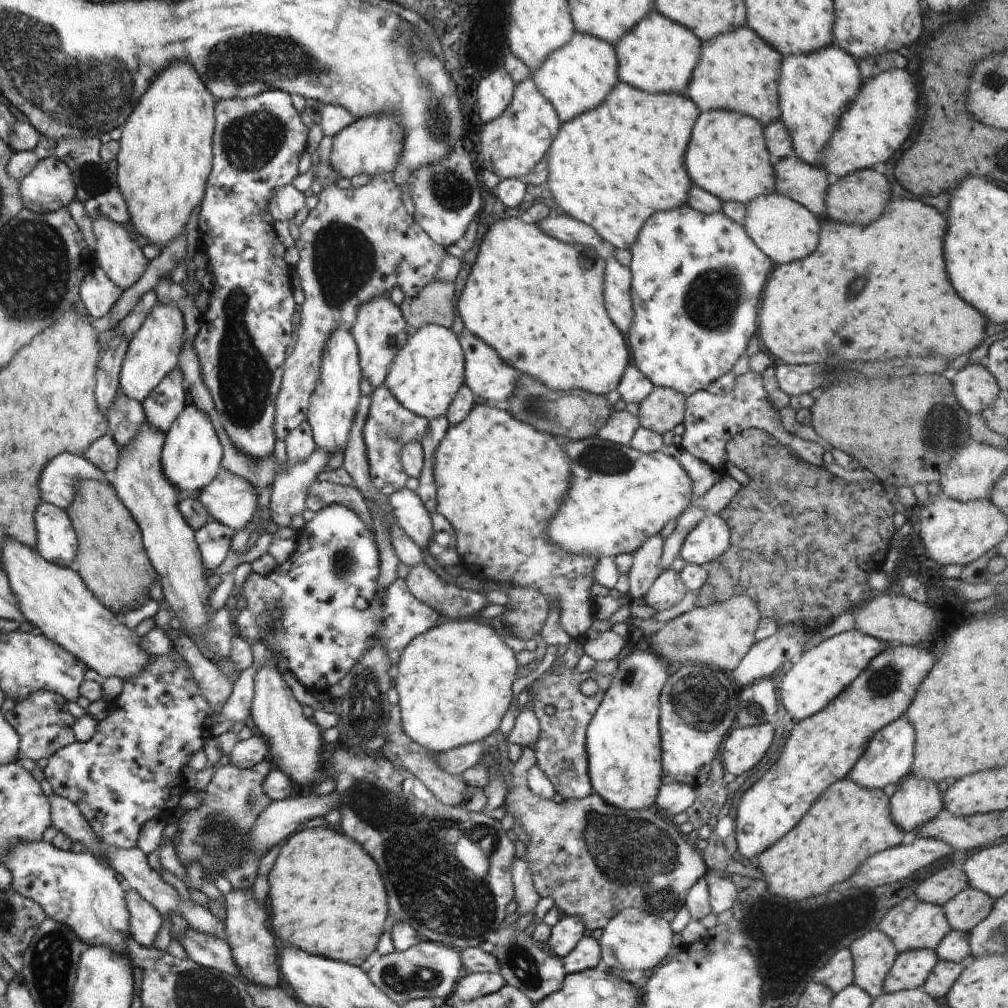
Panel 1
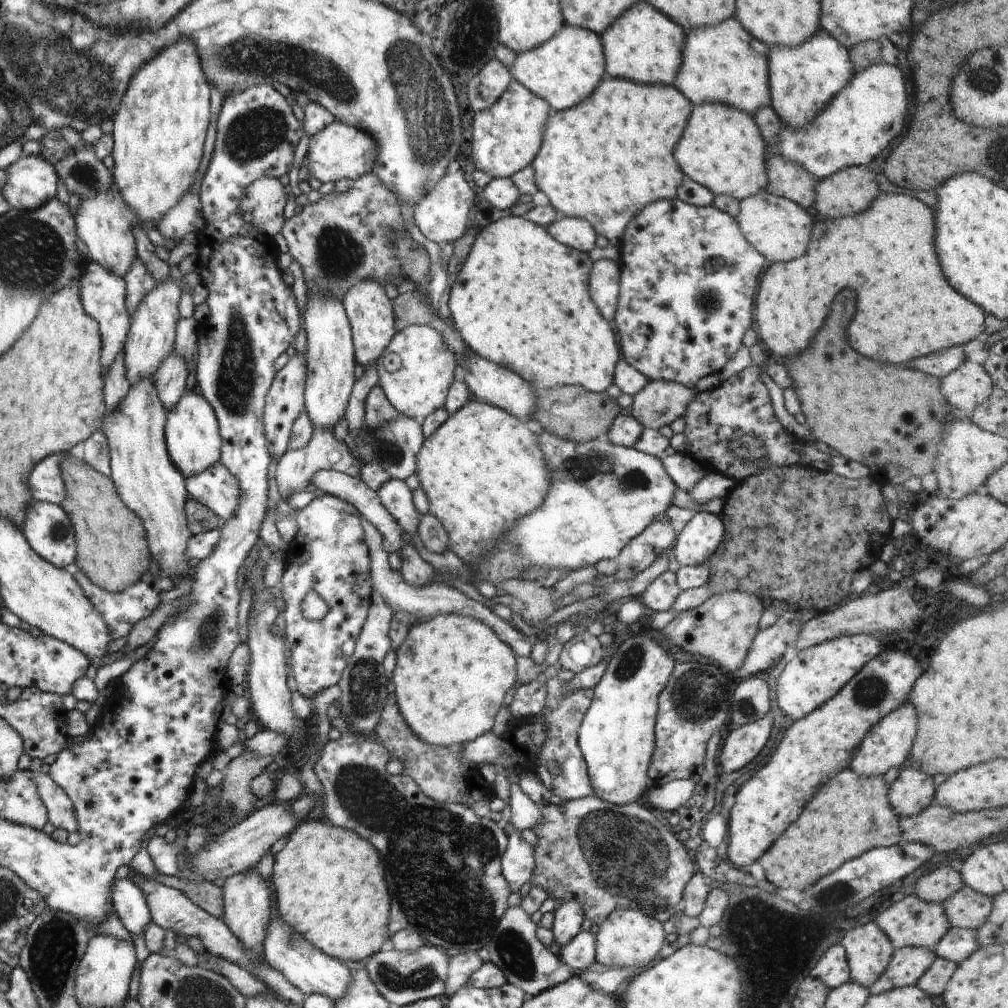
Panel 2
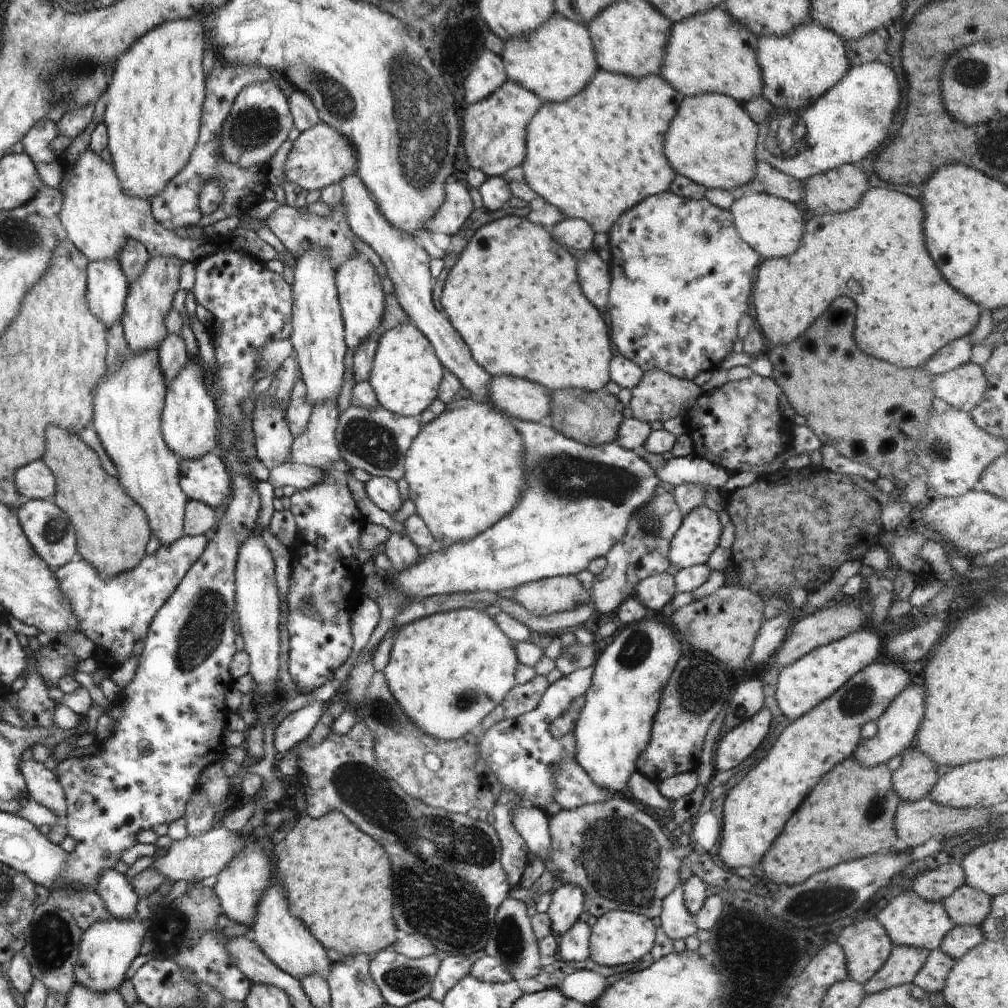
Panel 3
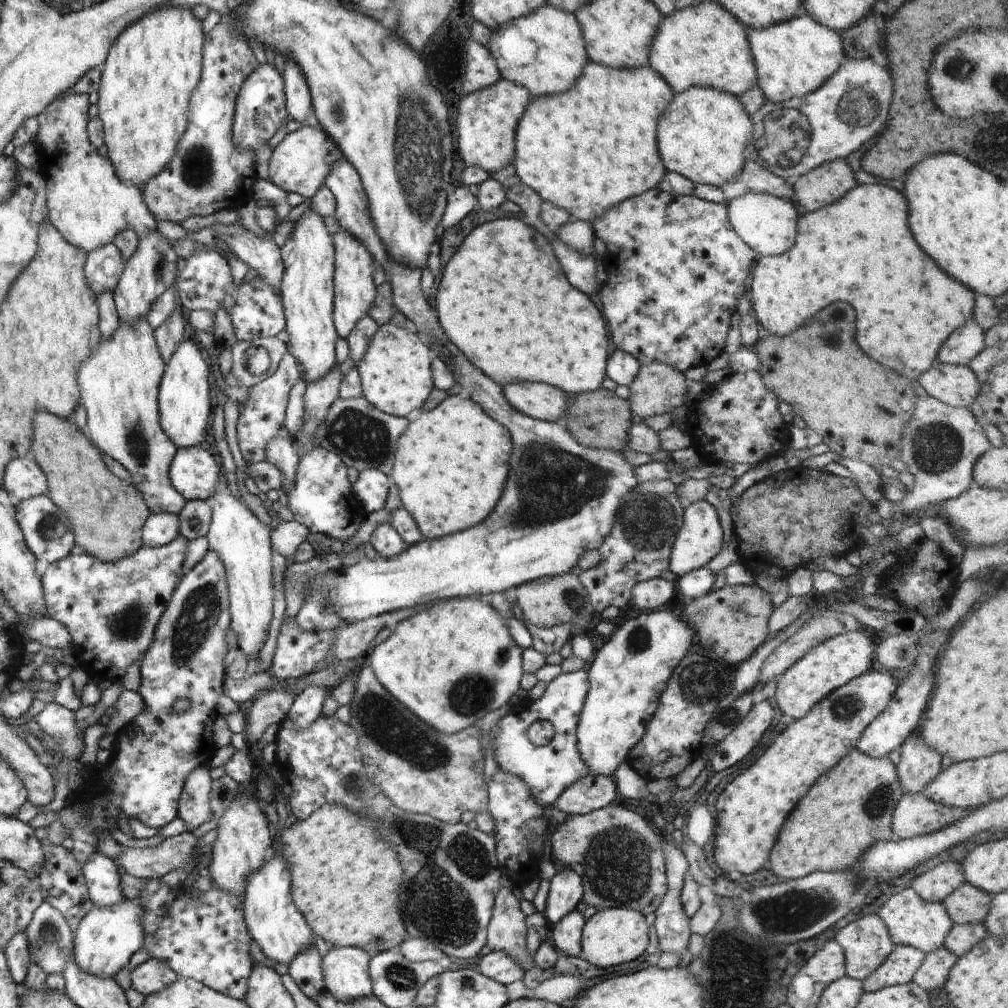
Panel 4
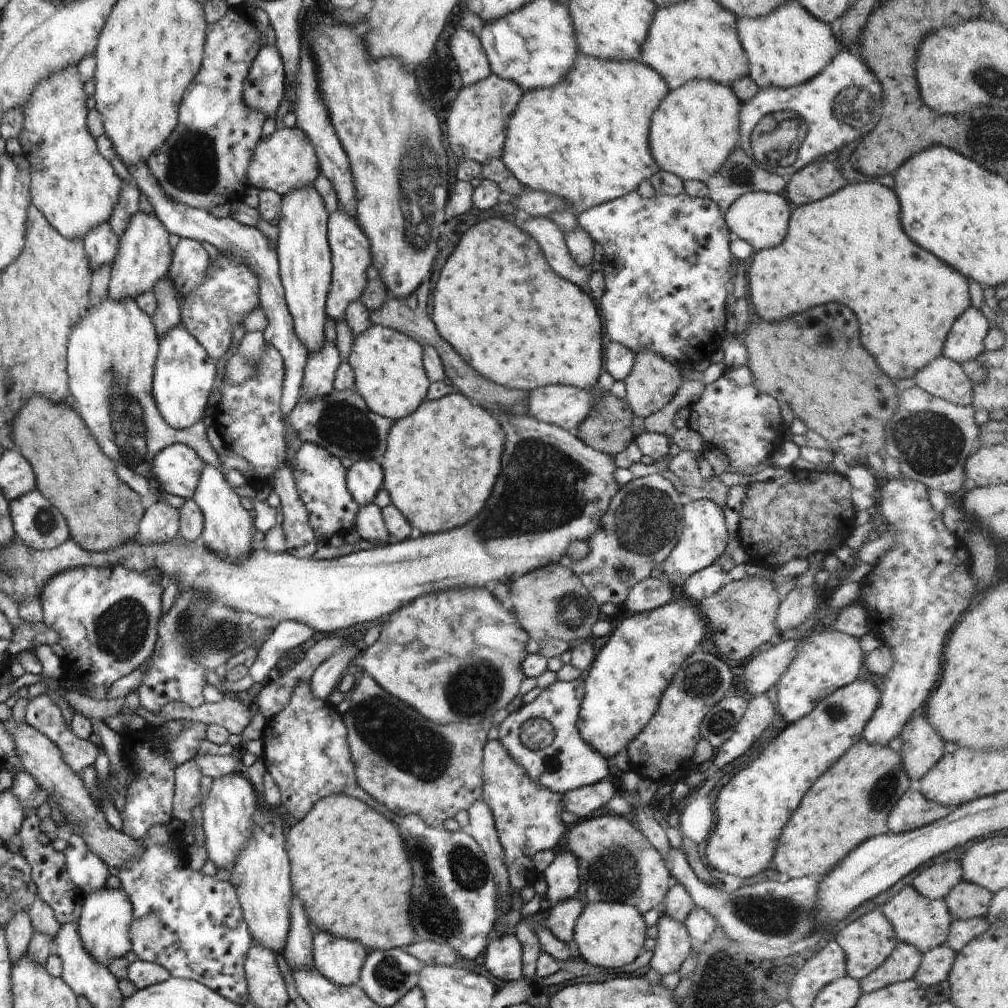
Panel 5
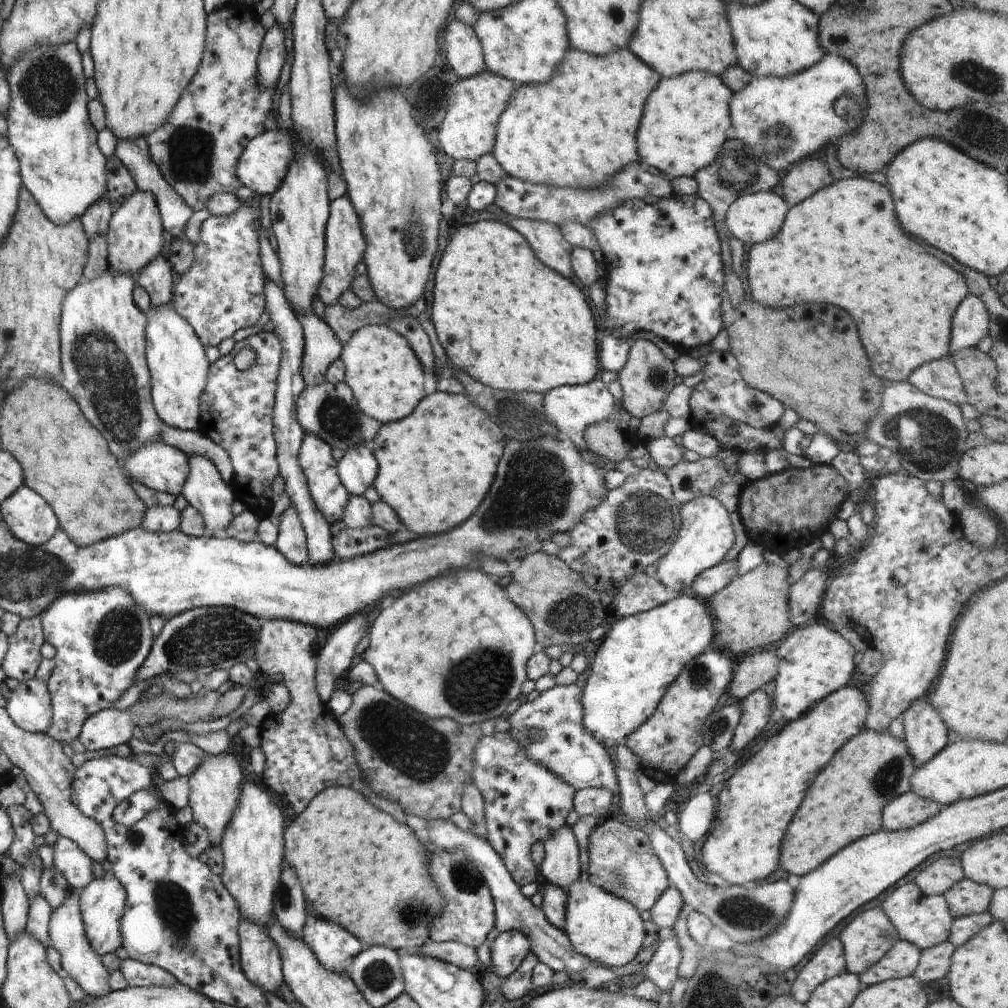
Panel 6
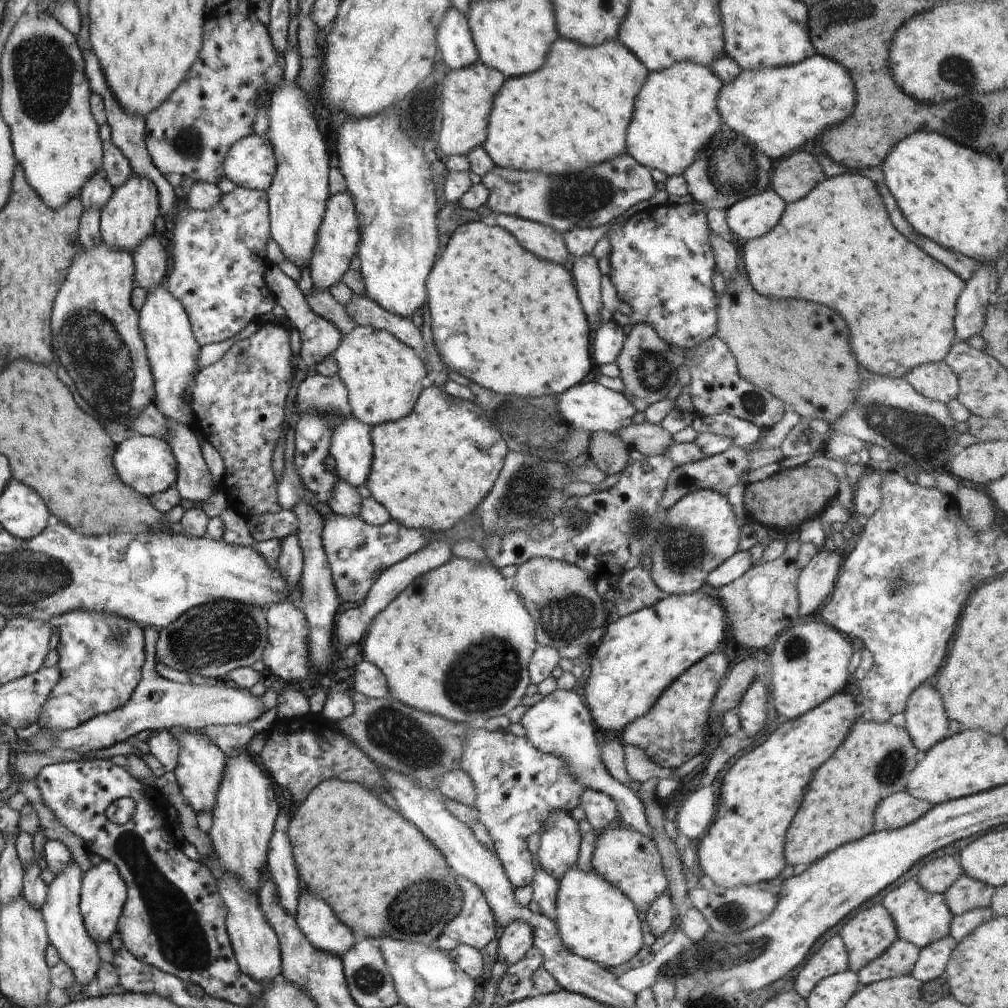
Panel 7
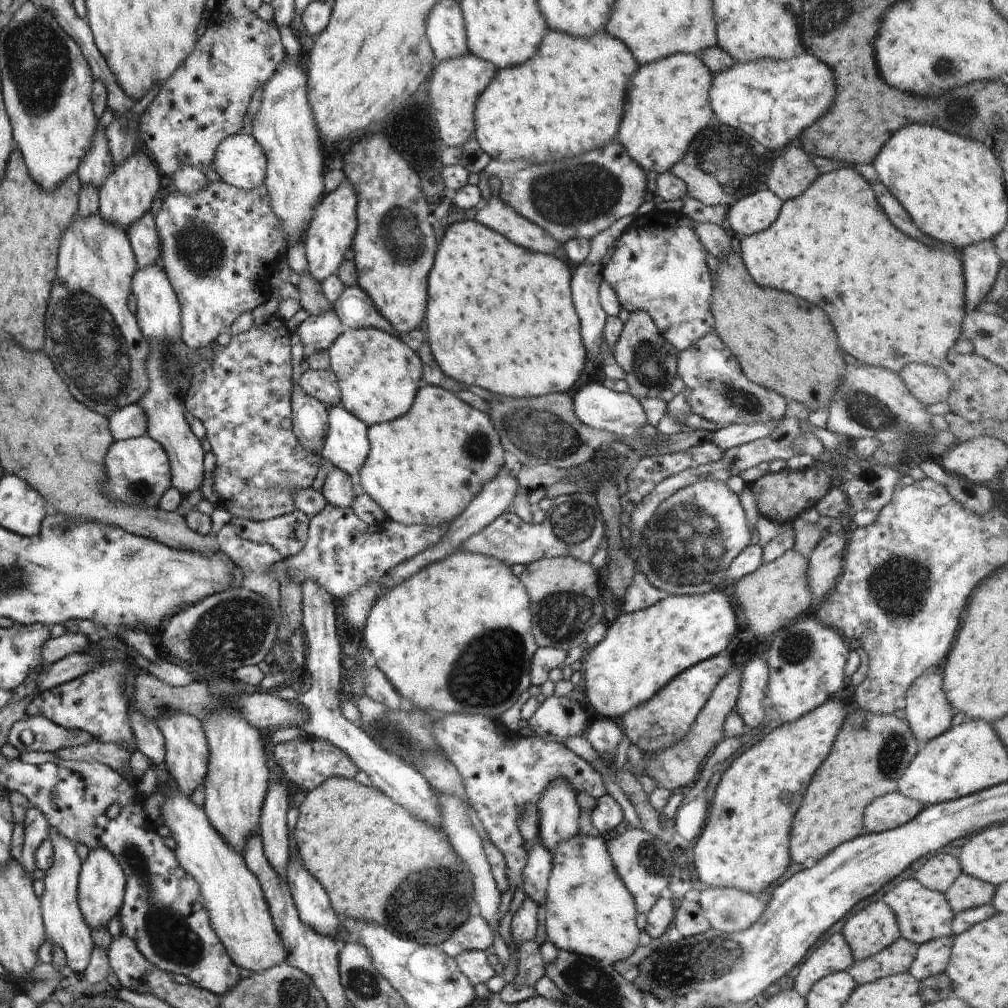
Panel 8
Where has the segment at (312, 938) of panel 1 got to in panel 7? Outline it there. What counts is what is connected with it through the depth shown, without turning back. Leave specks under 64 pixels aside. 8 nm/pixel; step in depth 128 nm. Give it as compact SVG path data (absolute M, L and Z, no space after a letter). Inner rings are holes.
M340 779L322 781L315 789L312 789L306 800L298 806L293 817L289 819L288 836L297 873L302 882L306 883L307 890L311 891L318 899L324 899L324 902L328 903L340 922L343 922L352 931L362 930L371 940L384 935L407 943L431 945L440 936L448 922L459 913L462 904L462 891L455 879L455 873L450 870L443 854L416 828L414 823L407 821L401 814L392 810L373 791L361 784L341 781Z

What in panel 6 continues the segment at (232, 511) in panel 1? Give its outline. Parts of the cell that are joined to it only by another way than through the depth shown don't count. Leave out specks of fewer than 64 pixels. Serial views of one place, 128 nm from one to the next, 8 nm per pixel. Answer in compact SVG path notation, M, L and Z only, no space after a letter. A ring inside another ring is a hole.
M153 442L131 453L126 468L132 480L177 497L189 475L189 456L164 442Z

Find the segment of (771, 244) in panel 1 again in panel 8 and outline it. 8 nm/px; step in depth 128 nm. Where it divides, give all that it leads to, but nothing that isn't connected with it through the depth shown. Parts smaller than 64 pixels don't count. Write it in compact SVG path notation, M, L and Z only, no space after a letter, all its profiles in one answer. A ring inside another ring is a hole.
M764 188L735 202L727 212L729 226L739 236L767 229L780 214L783 200Z

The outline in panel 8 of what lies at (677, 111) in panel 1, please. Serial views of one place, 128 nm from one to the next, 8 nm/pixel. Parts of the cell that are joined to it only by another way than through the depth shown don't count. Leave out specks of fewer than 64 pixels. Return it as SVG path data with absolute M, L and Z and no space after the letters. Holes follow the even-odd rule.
M549 30L542 39L541 45L529 61L524 64L498 69L494 78L489 82L489 85L481 92L475 106L475 134L474 137L478 141L480 148L488 154L491 159L499 161L511 160L527 160L531 163L551 163L569 159L590 151L601 149L610 143L616 142L618 129L621 123L621 118L624 110L624 101L629 86L629 79L639 69L639 65L630 49L617 38L610 36L607 32L596 33L590 38L583 39L575 37L560 31Z

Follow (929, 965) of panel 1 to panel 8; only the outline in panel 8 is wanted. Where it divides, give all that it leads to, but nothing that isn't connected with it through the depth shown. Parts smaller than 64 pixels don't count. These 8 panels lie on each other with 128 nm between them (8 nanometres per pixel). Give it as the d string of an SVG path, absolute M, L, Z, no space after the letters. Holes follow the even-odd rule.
M900 937L888 948L861 961L854 961L847 970L858 985L871 983L882 977L908 973L918 945Z

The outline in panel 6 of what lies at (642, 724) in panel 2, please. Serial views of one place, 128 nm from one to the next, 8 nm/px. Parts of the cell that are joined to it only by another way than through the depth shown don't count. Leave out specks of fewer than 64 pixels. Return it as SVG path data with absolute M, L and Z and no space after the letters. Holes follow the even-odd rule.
M682 594L649 611L623 617L607 626L606 639L596 652L590 668L592 674L582 691L584 728L603 745L622 744L624 738L655 714L664 693L686 664L706 651L715 635L714 622L706 601Z

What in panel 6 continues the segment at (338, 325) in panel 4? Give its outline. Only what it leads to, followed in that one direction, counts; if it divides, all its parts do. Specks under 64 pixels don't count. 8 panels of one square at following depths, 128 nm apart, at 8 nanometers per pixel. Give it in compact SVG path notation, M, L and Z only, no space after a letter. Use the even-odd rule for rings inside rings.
M348 195L333 200L329 205L329 217L325 226L324 278L317 288L317 298L320 298L326 307L338 303L340 295L350 290L351 282L357 275L356 264L362 262L366 250L366 239L360 226L360 217Z

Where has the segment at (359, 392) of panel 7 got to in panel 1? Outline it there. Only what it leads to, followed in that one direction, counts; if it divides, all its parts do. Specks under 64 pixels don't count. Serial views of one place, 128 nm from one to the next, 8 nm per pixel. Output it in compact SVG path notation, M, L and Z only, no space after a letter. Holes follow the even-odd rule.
M424 325L408 335L384 380L385 387L401 406L428 421L446 415L450 402L464 384L464 353L459 336L440 325Z

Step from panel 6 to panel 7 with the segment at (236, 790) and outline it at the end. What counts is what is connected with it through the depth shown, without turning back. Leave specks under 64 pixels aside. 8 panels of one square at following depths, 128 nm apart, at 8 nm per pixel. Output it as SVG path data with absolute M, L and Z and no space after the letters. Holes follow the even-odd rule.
M181 727L172 728L169 731L174 741L180 742L179 763L175 770L175 776L186 802L196 814L198 812L212 812L227 765L227 756L200 732Z

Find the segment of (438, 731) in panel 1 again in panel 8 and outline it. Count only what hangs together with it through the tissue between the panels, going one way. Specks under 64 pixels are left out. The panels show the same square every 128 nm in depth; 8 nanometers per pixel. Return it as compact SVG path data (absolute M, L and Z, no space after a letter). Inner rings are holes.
M458 550L440 562L425 566L408 580L392 587L381 597L378 597L372 605L362 628L362 640L364 642L361 642L361 645L368 652L370 662L386 675L399 696L410 700L416 708L422 711L436 711L447 715L482 715L498 720L499 716L506 712L516 701L523 700L529 694L528 688L532 685L529 672L534 653L538 647L532 634L531 624L530 599L527 590L519 581L519 578L512 573L511 567L494 557L490 558L478 553L474 554Z

